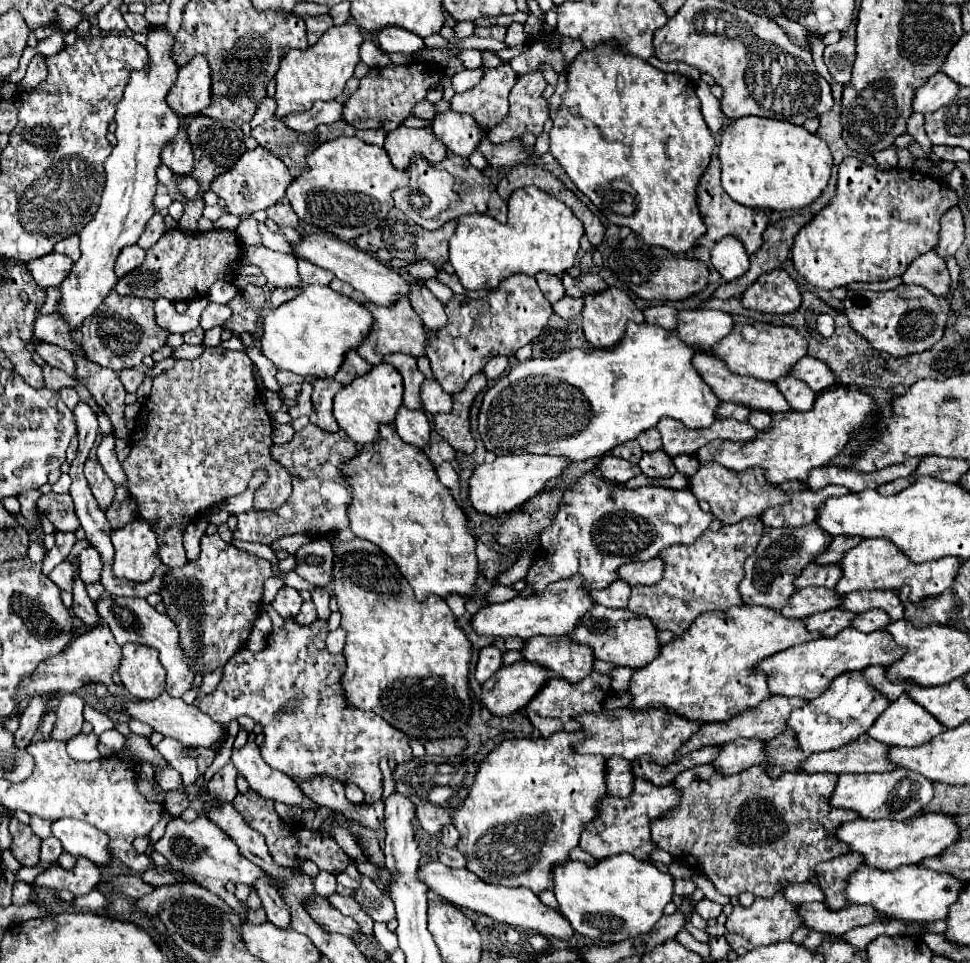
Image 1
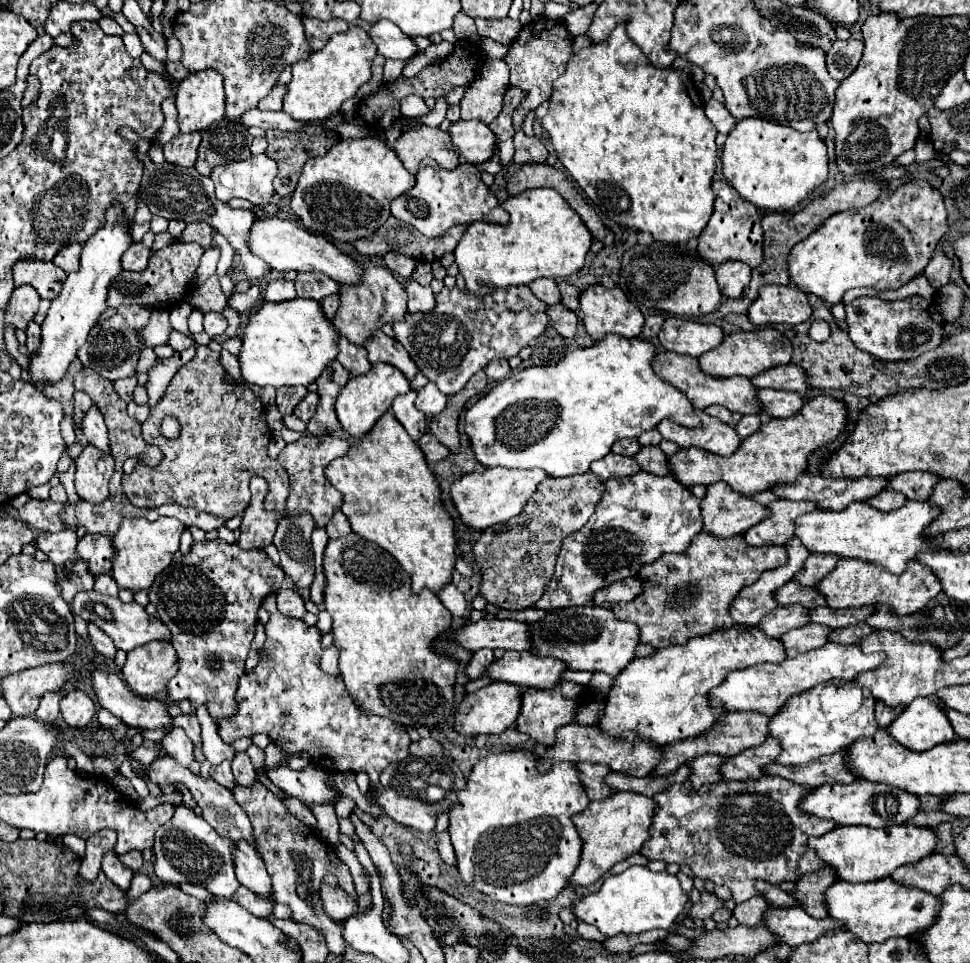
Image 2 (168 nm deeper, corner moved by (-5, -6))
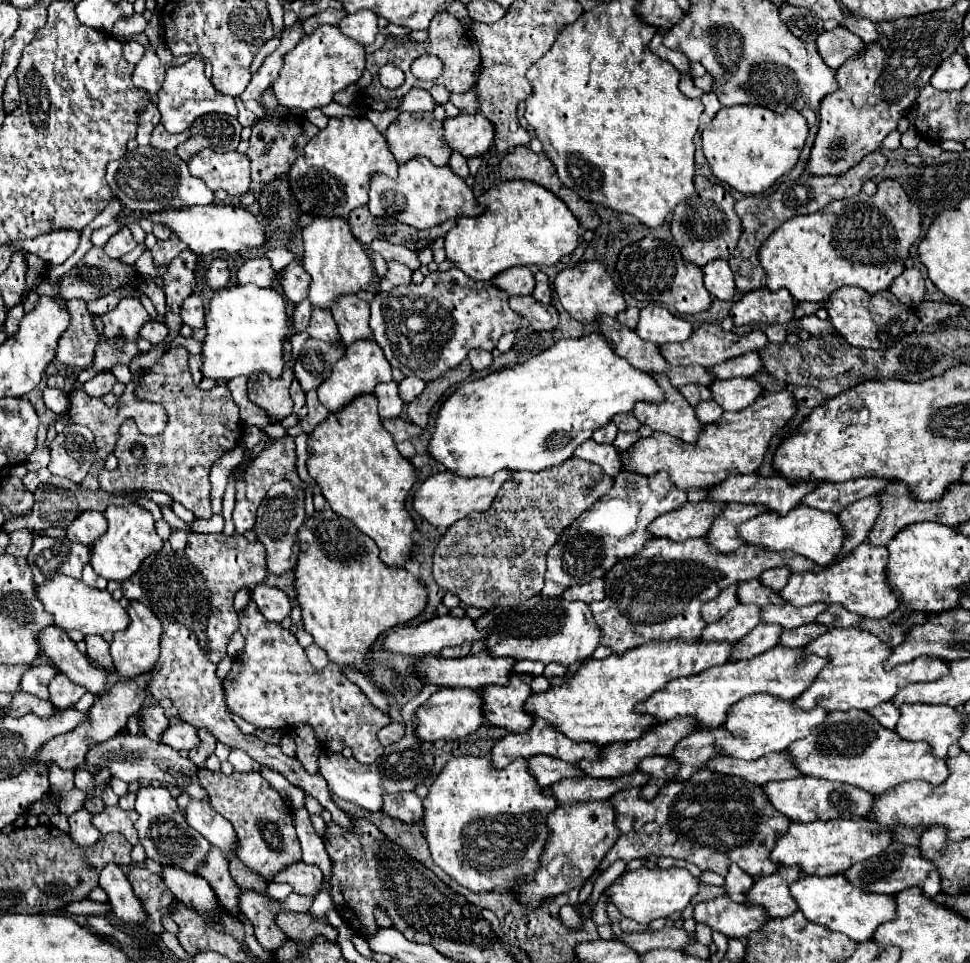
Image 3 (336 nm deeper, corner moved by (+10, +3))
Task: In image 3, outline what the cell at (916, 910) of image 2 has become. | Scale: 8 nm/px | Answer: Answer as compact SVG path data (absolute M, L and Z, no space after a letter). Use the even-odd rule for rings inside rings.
M807 875L805 879L801 877L799 881L795 881L791 885L791 893L799 905L799 911L803 911L803 915L817 923L817 925L825 925L831 931L839 931L845 933L847 937L851 937L853 941L861 943L873 937L875 929L885 923L895 919L897 915L897 907L895 907L895 895L887 895L887 893L869 893L861 887L855 887L847 877L837 875L837 877L815 877L815 875Z

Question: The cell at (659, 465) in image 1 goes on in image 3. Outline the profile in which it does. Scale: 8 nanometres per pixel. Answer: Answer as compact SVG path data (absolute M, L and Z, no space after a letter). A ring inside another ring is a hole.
M635 431L635 433L619 433L617 439L613 441L613 445L617 447L619 453L625 453L625 451L629 451L639 439L641 439L641 435L639 435L637 431Z

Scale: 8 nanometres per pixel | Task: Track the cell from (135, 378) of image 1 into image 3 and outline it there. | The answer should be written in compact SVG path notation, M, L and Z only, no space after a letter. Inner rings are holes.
M101 371L97 373L93 379L89 379L83 389L91 395L91 397L101 397L101 395L107 395L115 385L115 375L111 371Z

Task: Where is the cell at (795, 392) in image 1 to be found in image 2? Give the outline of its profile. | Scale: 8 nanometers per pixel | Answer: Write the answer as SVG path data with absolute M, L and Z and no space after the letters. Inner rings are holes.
M764 388L756 392L756 398L760 400L760 408L764 408L764 414L770 418L788 418L794 416L802 404L804 398L798 392L786 392L786 390L774 390L774 388Z

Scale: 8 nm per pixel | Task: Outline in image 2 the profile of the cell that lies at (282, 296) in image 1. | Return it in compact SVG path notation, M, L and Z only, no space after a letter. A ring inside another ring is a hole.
M272 280L266 284L264 290L264 300L268 302L286 302L296 298L296 290L294 290L294 282L286 282L286 280Z

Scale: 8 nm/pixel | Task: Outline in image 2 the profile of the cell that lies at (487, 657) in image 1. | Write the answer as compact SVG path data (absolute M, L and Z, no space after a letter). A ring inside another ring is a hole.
M484 648L484 650L476 650L476 652L472 654L472 658L468 660L468 666L466 666L466 674L468 674L468 678L476 680L476 678L484 676L484 672L486 672L486 668L492 664L492 660L494 660L492 650L488 650L488 648Z

